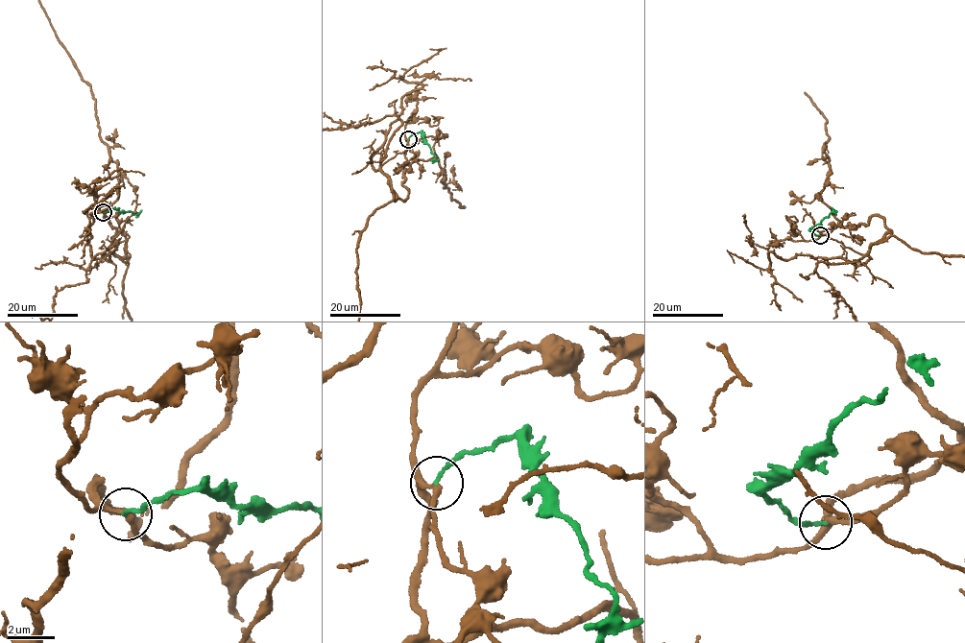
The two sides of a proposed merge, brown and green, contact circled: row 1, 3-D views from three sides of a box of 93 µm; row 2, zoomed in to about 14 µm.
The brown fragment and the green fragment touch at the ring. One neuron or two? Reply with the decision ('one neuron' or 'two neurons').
two neurons

